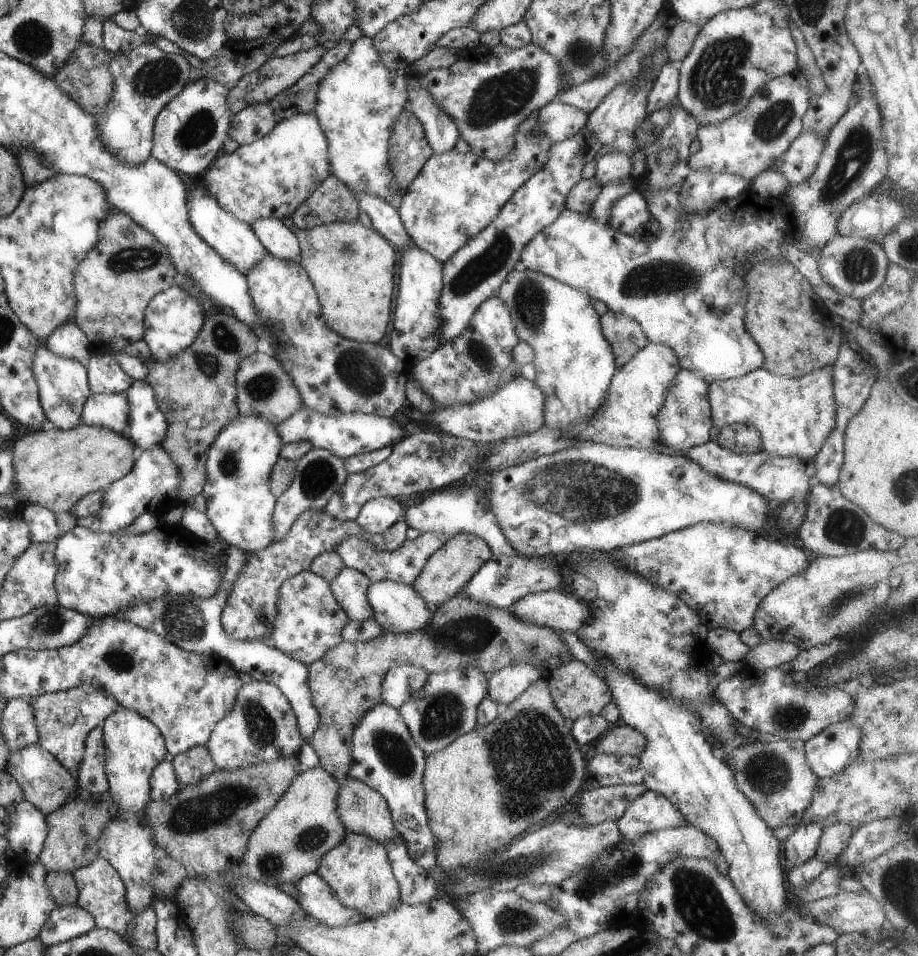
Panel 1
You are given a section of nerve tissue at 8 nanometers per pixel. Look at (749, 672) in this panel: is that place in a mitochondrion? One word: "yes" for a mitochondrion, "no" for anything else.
no

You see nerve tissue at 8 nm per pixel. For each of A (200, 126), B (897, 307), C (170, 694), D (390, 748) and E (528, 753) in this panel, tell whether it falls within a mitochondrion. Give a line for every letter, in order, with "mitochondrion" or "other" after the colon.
A: mitochondrion
B: other
C: other
D: mitochondrion
E: mitochondrion

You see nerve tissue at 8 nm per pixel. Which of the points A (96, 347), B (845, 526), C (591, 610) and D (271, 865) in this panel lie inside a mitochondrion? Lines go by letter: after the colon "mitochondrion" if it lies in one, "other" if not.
A: other
B: mitochondrion
C: other
D: mitochondrion

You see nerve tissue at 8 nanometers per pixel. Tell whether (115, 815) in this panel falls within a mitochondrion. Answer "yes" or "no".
no

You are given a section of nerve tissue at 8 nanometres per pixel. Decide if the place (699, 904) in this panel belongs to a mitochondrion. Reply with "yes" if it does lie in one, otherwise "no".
yes

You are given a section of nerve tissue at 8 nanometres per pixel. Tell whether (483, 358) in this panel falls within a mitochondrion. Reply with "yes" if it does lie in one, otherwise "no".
yes

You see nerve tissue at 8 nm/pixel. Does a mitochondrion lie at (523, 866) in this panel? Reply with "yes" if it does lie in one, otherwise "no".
yes

